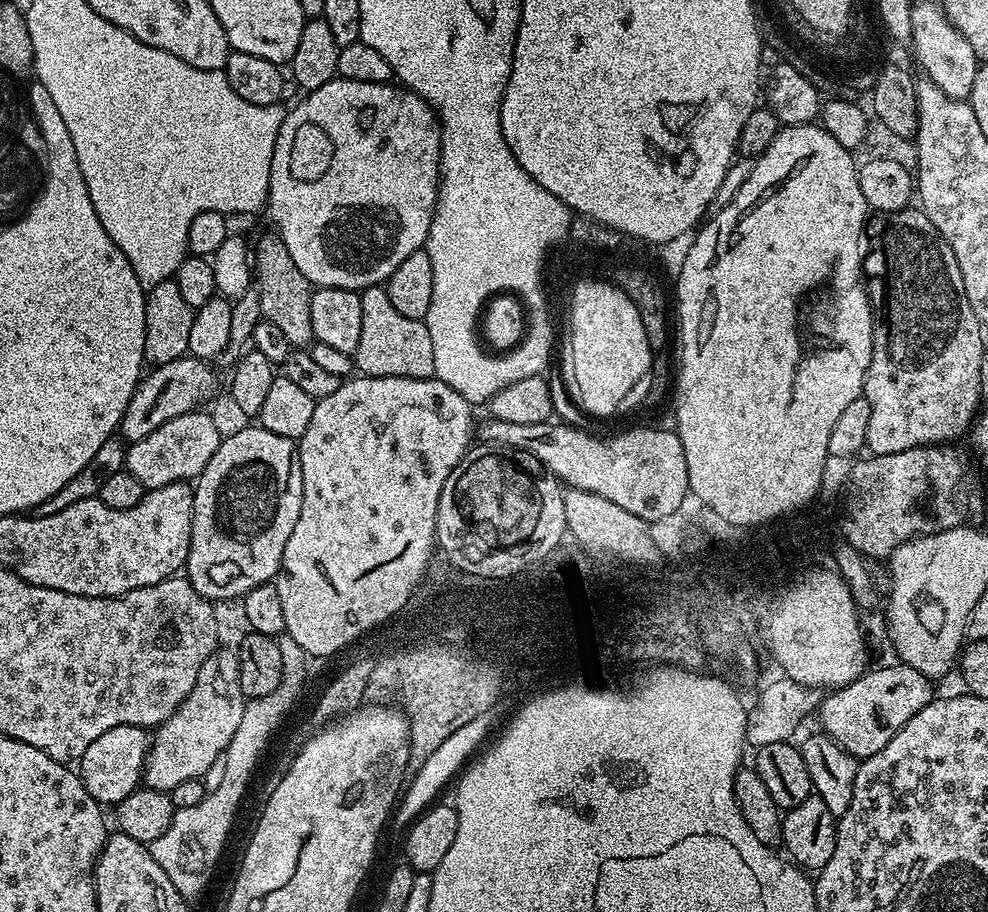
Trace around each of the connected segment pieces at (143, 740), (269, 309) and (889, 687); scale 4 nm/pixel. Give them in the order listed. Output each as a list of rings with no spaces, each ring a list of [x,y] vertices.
[[[136,724],[114,726],[114,730],[106,730],[106,734],[94,738],[94,742],[86,746],[86,754],[82,754],[78,761],[78,775],[82,786],[86,786],[86,794],[90,794],[90,798],[102,806],[122,803],[131,792],[141,787],[149,743],[149,729]]]
[[[271,235],[262,237],[257,244],[254,244],[254,290],[260,299],[260,315],[263,319],[274,322],[274,326],[278,326],[278,330],[282,330],[286,342],[290,342],[293,349],[304,350],[314,340],[310,326],[310,298],[314,291],[314,285],[306,279],[302,270],[298,270],[298,266],[294,266],[294,258],[290,258],[290,250],[286,250],[280,235]]]
[[[899,662],[891,663],[885,668],[874,669],[873,667],[865,671],[864,675],[859,676],[854,682],[850,682],[844,688],[829,691],[825,695],[828,697],[825,700],[823,697],[819,701],[818,712],[820,708],[823,735],[830,737],[834,743],[842,746],[842,750],[846,750],[854,757],[863,758],[878,754],[878,750],[882,750],[882,746],[886,746],[886,742],[890,742],[890,738],[894,738],[894,734],[902,730],[902,726],[906,726],[906,722],[914,718],[914,714],[918,714],[918,710],[922,710],[934,699],[934,692],[932,692],[934,684],[926,674],[918,674],[918,670]]]

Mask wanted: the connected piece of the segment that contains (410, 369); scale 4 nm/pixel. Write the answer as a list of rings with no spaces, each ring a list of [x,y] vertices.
[[[373,286],[360,292],[362,302],[362,334],[354,353],[354,364],[365,376],[382,378],[435,377],[434,346],[430,343],[430,330],[423,320],[406,318],[390,302],[387,287]]]

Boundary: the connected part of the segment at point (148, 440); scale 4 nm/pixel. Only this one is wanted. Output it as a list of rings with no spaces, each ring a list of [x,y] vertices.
[[[204,410],[187,412],[178,418],[170,418],[170,422],[162,422],[162,426],[150,430],[146,438],[128,444],[124,466],[146,490],[170,486],[179,480],[192,482],[202,474],[202,470],[206,470],[206,462],[214,458],[214,450],[218,450],[221,439],[222,431]]]

